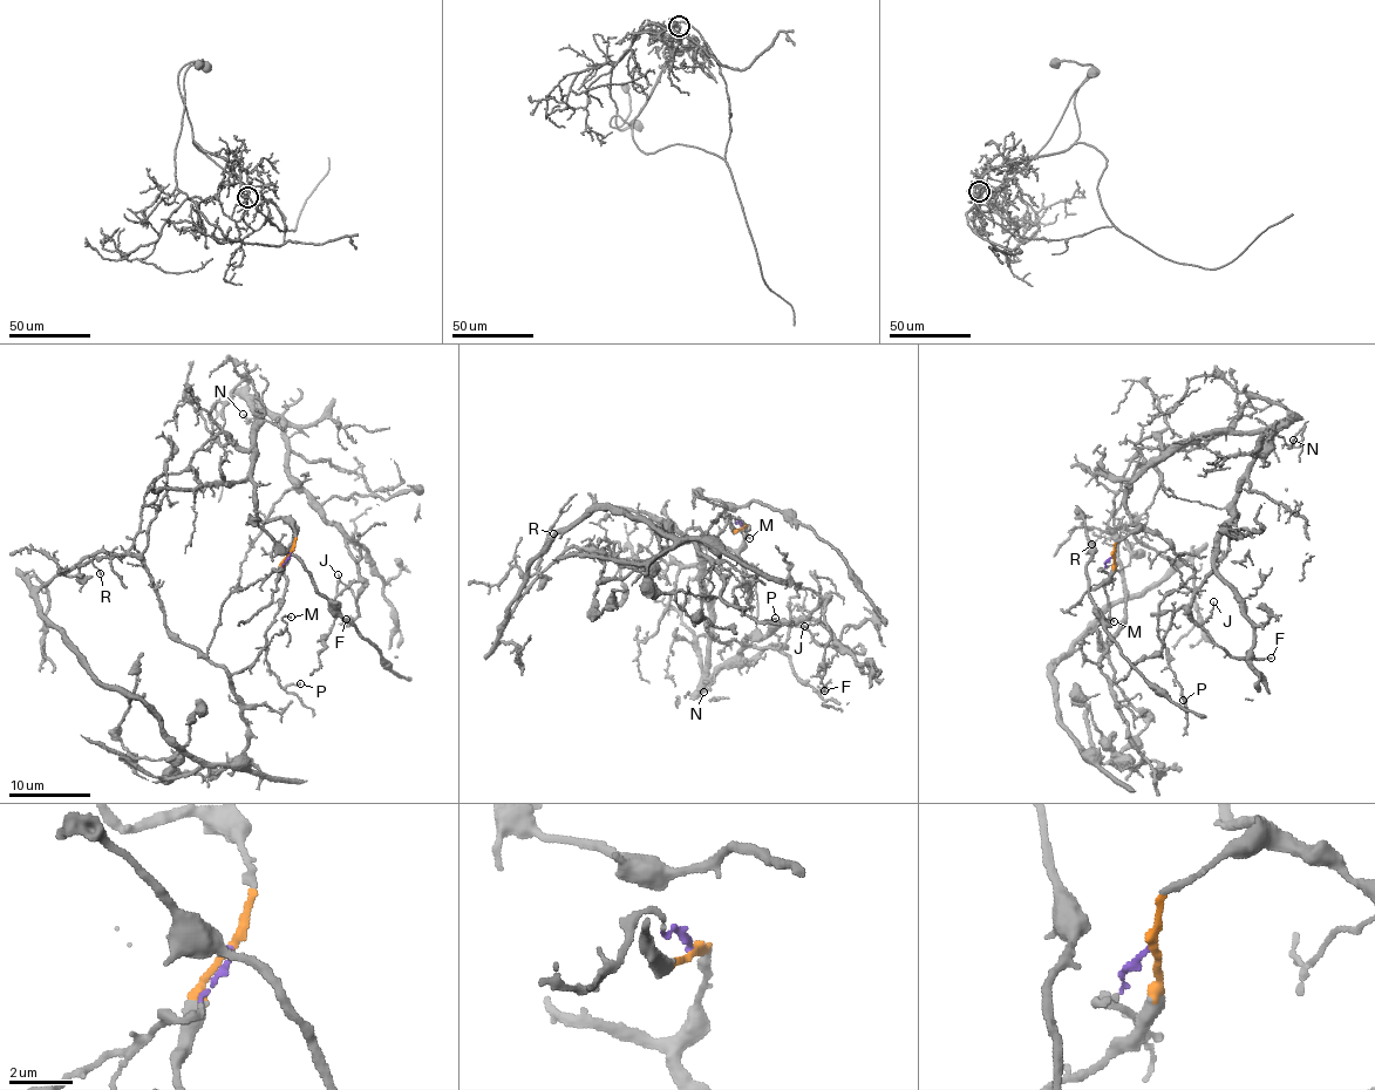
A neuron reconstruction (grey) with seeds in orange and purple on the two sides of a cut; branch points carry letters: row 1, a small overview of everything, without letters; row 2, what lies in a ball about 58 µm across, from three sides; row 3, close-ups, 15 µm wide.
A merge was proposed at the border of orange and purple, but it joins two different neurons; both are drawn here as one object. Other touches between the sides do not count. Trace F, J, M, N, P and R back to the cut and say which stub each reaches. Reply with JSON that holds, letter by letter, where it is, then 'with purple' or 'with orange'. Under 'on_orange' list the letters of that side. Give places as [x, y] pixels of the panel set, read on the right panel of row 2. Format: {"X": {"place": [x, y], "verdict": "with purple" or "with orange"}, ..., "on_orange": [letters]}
{"F": {"place": [1271, 658], "verdict": "with orange"}, "J": {"place": [1213, 601], "verdict": "with orange"}, "M": {"place": [1114, 621], "verdict": "with purple"}, "N": {"place": [1293, 440], "verdict": "with orange"}, "P": {"place": [1183, 700], "verdict": "with orange"}, "R": {"place": [1091, 544], "verdict": "with purple"}, "on_orange": ["F", "J", "N", "P"]}

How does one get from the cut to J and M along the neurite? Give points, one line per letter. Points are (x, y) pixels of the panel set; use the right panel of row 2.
J: (1113, 557), (1139, 525), (1127, 489), (1151, 467), (1213, 433), (1280, 428), (1192, 619), (1202, 625), (1213, 603)
M: (1113, 557), (1098, 571), (1114, 580), (1102, 585), (1109, 615), (1100, 667), (1082, 652), (1083, 638), (1114, 621)

